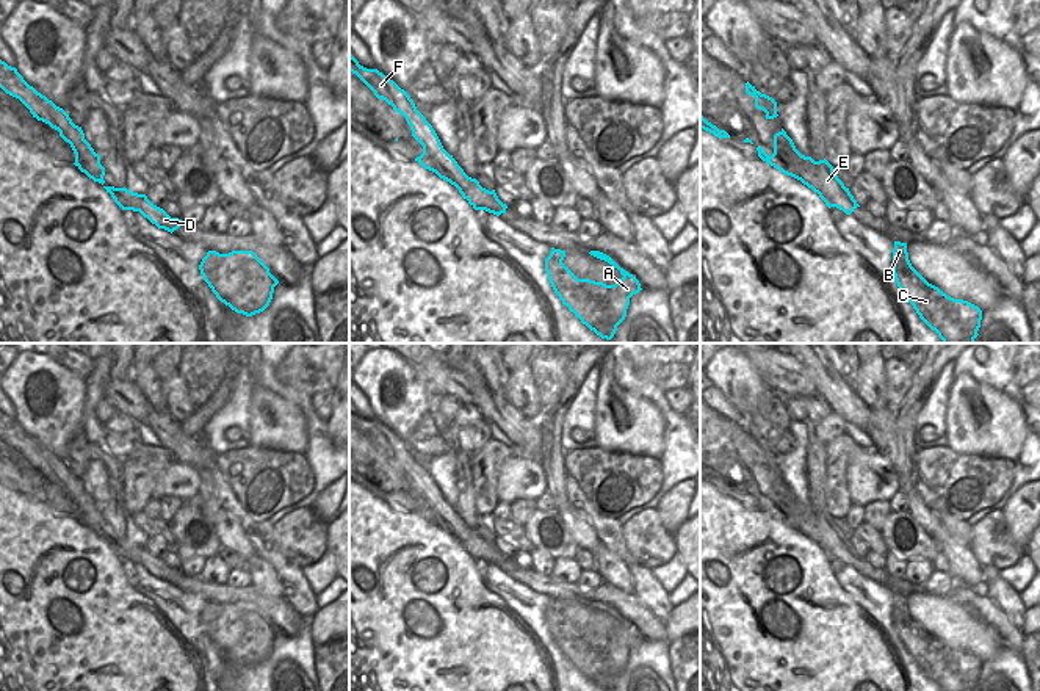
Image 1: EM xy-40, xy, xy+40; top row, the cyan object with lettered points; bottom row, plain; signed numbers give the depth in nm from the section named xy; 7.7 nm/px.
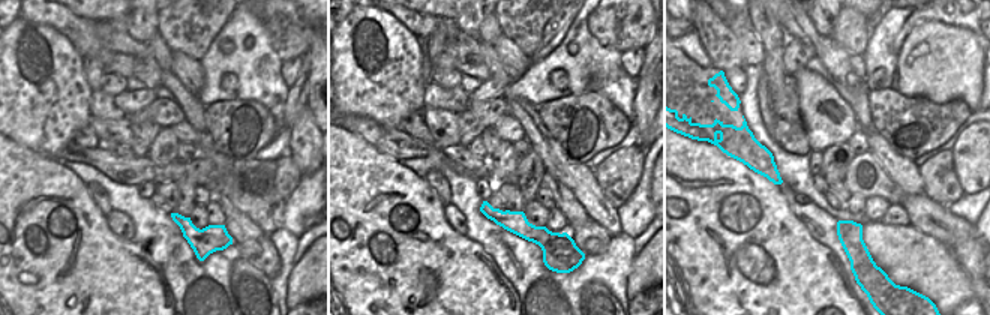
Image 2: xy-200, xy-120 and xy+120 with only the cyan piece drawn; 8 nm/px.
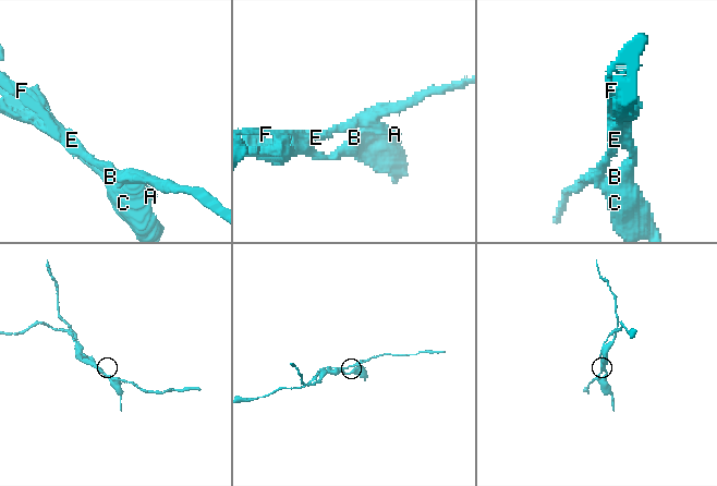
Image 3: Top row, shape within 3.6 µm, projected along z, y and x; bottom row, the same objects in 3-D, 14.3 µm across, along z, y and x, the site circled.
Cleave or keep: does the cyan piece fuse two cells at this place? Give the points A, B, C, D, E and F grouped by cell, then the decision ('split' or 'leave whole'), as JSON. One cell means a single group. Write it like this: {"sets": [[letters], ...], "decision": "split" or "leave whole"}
{"sets": [["A", "B", "C"], ["D", "E", "F"]], "decision": "split"}

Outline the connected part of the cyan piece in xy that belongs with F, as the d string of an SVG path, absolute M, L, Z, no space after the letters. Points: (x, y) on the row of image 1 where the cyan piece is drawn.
M349 52L349 72L356 74L377 99L385 100L395 111L403 114L410 125L412 136L431 154L435 161L435 174L454 185L464 199L475 210L486 210L500 216L506 213L507 205L503 204L495 190L489 191L479 185L476 179L468 177L457 161L450 155L432 125L421 118L406 99L406 92L377 69L367 69Z

